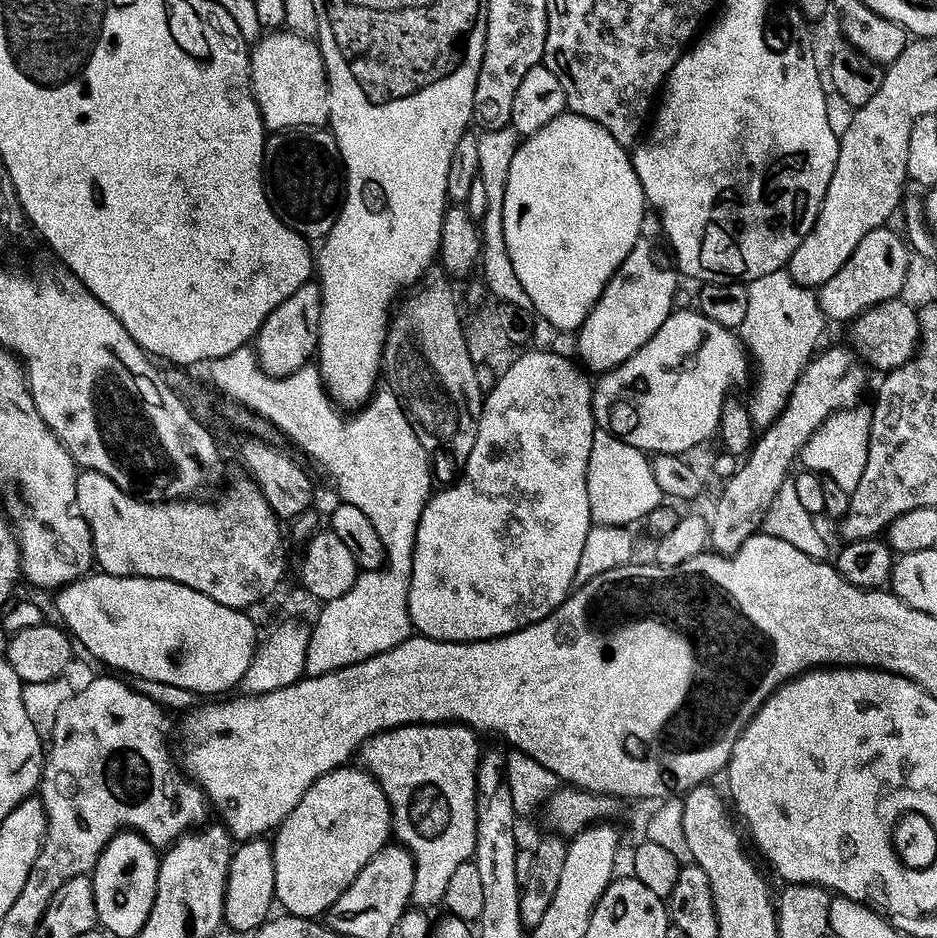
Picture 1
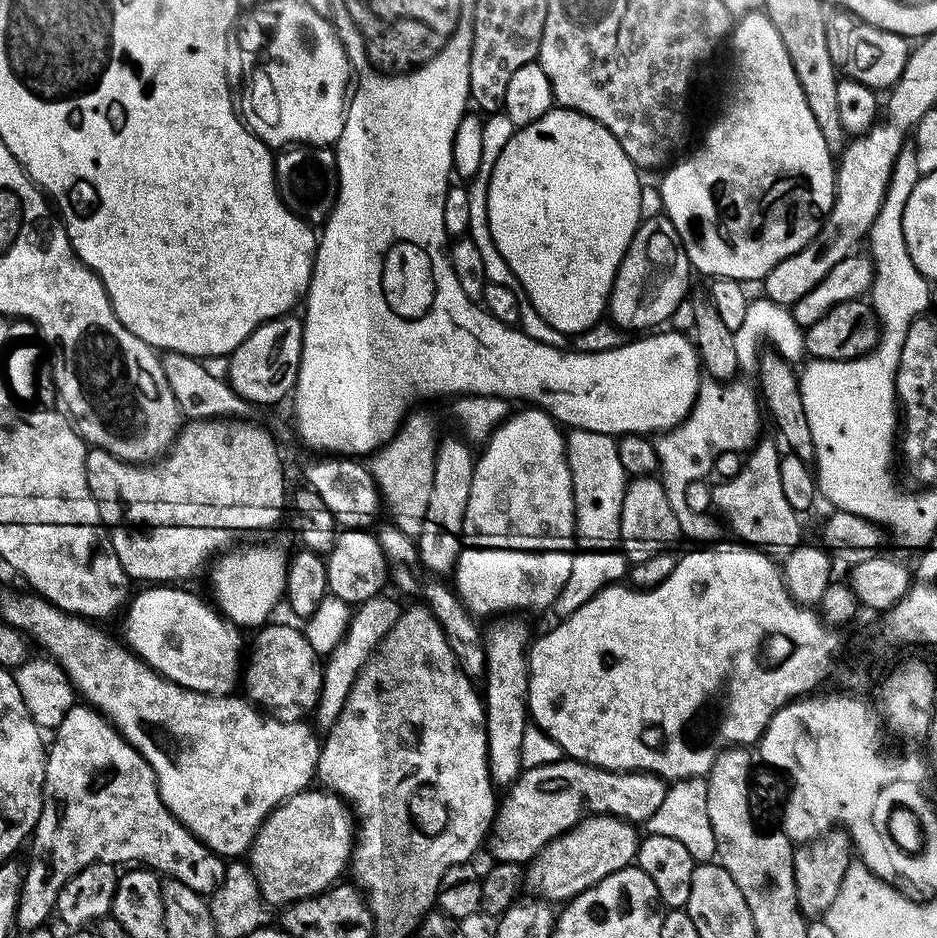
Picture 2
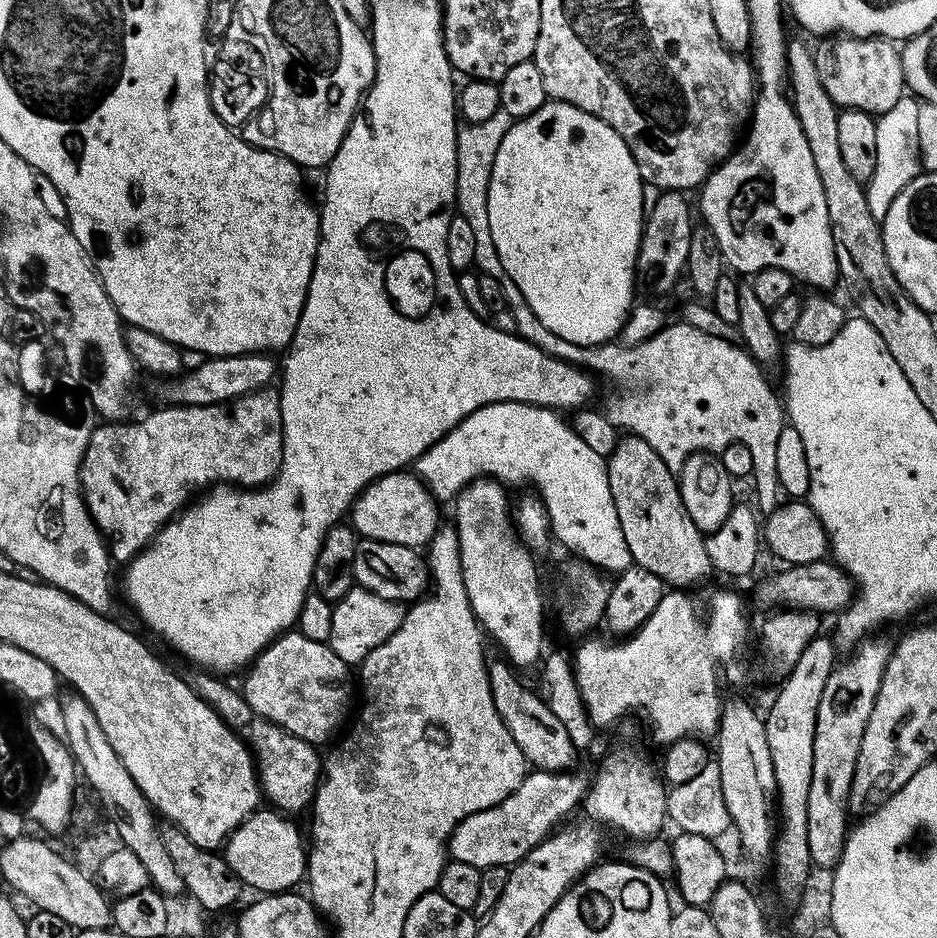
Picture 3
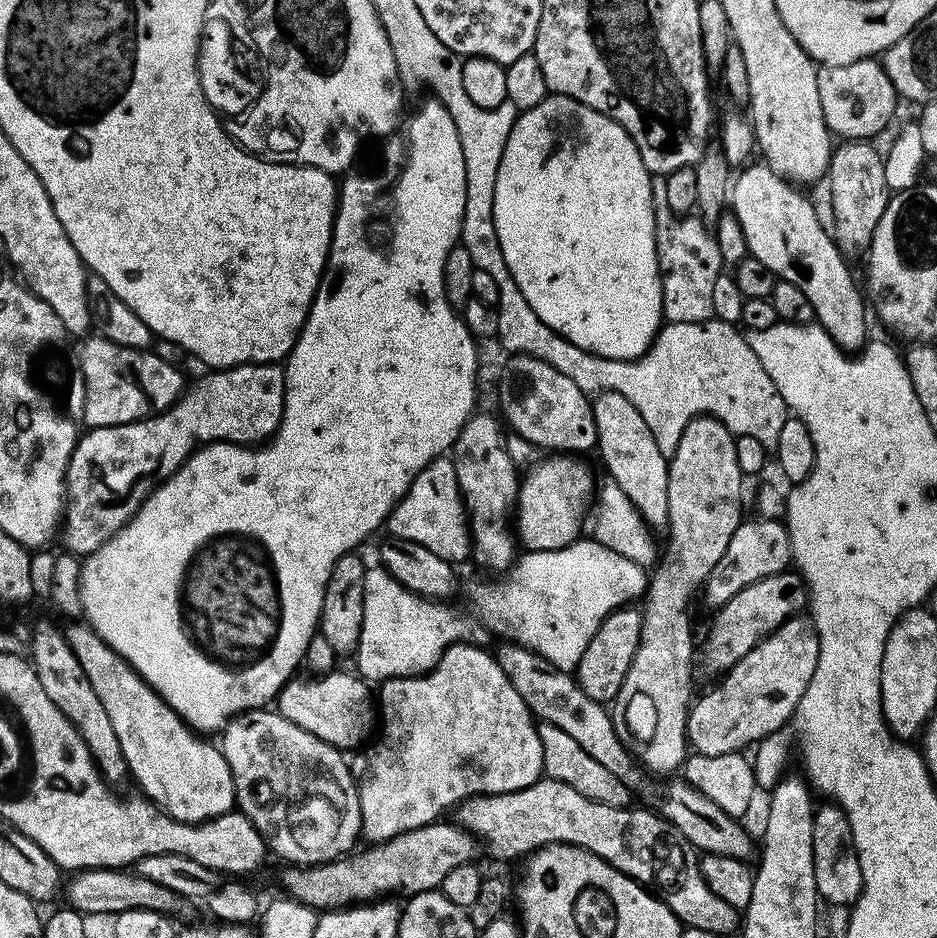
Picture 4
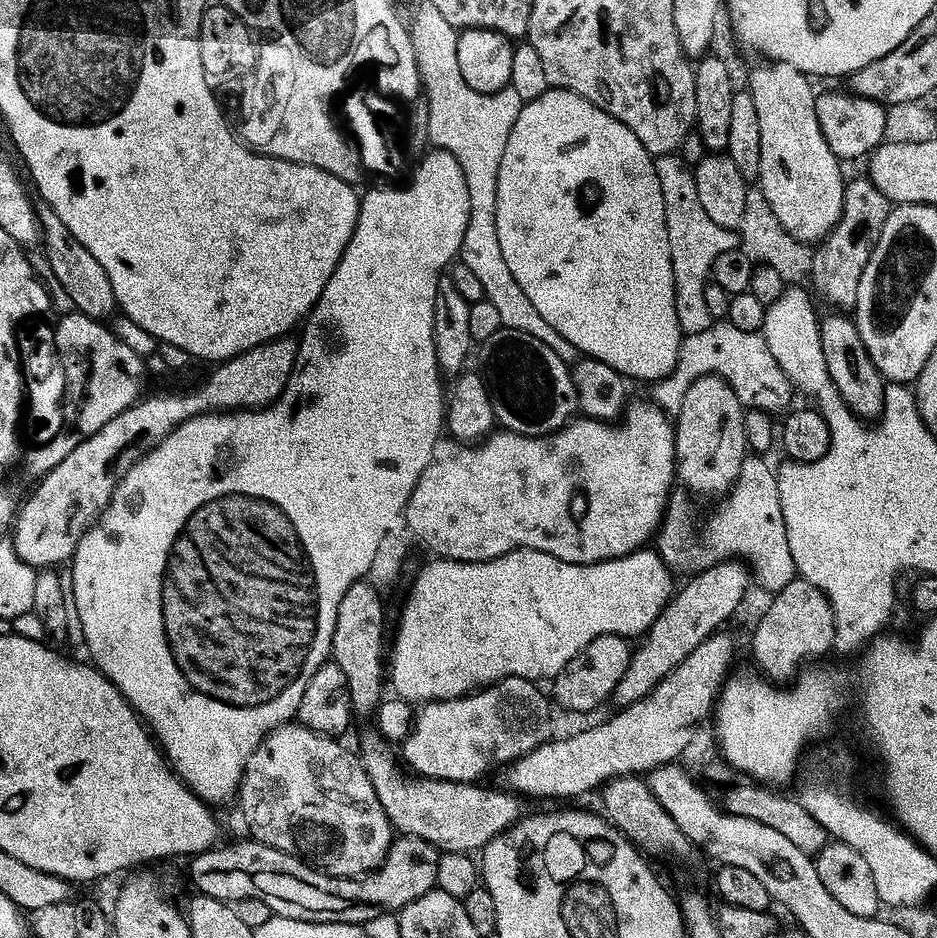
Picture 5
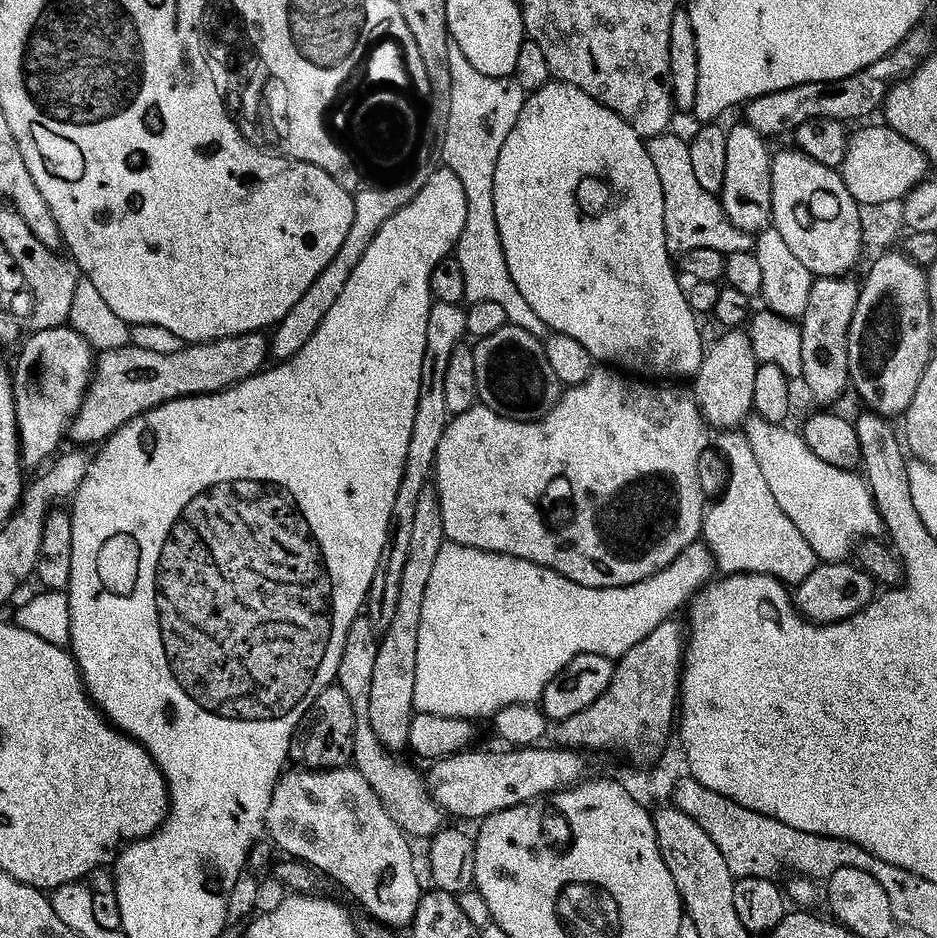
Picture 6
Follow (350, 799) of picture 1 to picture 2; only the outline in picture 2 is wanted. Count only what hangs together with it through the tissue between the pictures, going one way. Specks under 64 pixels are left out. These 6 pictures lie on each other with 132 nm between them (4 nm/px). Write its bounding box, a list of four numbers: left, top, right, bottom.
[246,790,354,905]

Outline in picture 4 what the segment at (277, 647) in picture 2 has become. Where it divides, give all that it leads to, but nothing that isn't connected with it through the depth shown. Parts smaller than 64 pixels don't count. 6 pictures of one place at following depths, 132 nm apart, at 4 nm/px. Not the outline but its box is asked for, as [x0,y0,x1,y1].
[274,670,378,750]

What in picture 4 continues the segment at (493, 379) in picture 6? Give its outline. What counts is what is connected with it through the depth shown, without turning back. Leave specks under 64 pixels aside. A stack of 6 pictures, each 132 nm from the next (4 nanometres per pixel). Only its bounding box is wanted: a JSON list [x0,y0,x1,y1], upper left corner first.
[496,354,596,454]

